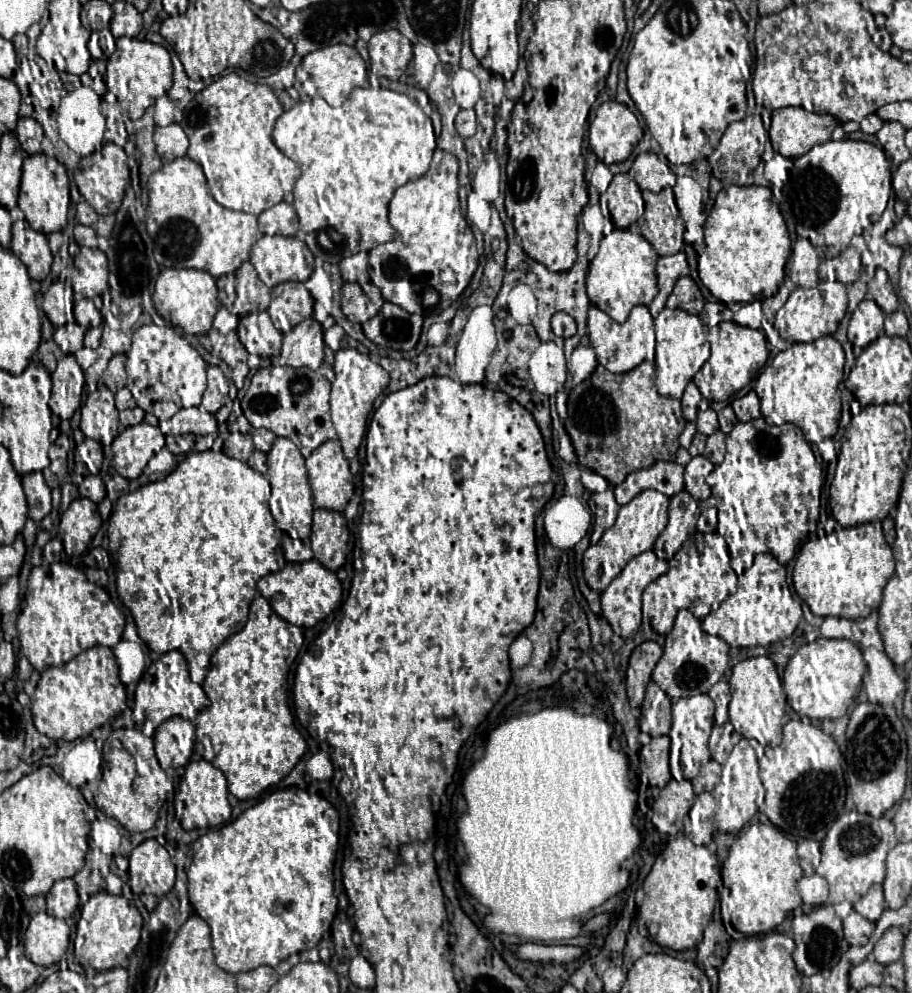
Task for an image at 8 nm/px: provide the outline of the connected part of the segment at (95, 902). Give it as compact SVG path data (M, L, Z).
M98 891L82 907L82 917L76 925L75 956L79 958L84 969L92 968L96 971L114 969L122 965L138 945L142 926L142 915L126 897L116 897L106 891Z

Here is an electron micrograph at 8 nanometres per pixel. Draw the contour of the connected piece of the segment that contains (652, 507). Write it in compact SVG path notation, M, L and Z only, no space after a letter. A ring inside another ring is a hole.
M648 489L636 495L630 503L622 505L616 517L616 523L602 535L602 539L596 545L590 545L584 553L584 579L586 583L602 593L606 585L624 569L624 565L630 561L630 557L636 557L638 553L644 553L646 549L654 547L654 541L664 531L668 523L668 497L660 491Z

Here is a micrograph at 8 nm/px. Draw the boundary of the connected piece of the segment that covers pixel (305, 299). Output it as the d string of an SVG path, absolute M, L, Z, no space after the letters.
M280 283L272 289L268 313L274 325L282 333L288 333L300 321L312 317L312 305L314 299L310 297L304 283Z

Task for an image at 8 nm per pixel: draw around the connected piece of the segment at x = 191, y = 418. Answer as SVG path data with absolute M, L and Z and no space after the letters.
M198 407L190 409L180 409L172 419L160 421L160 431L164 435L184 435L184 433L194 433L194 435L208 435L216 431L216 419L212 413L206 413Z

